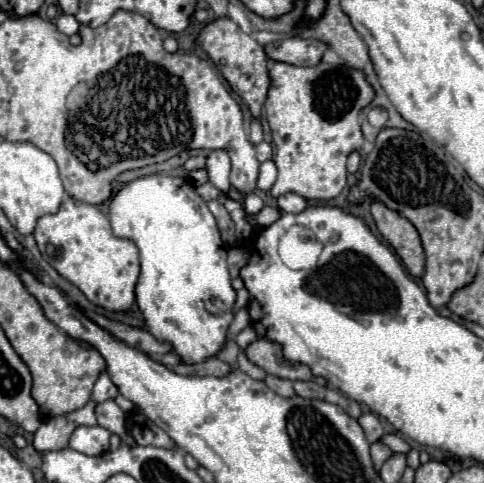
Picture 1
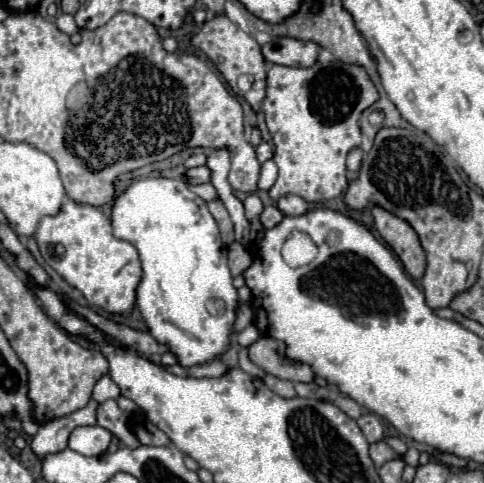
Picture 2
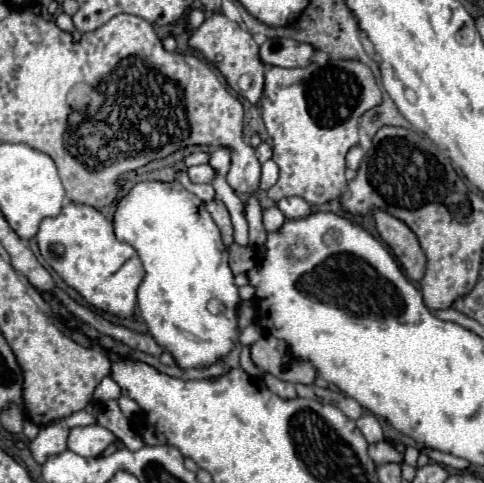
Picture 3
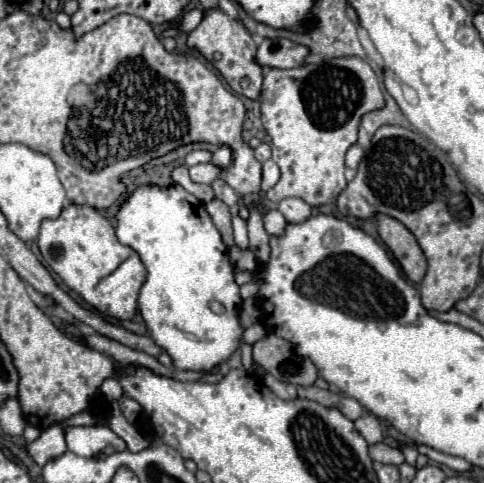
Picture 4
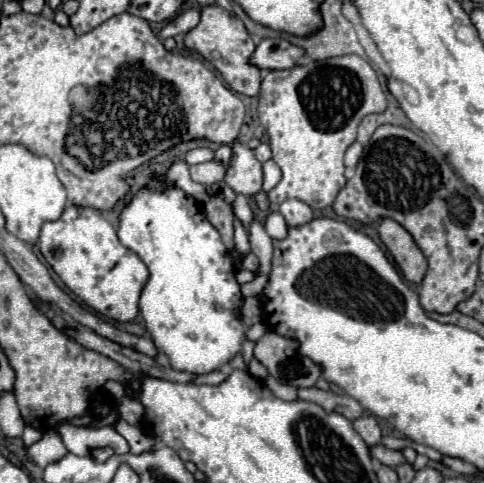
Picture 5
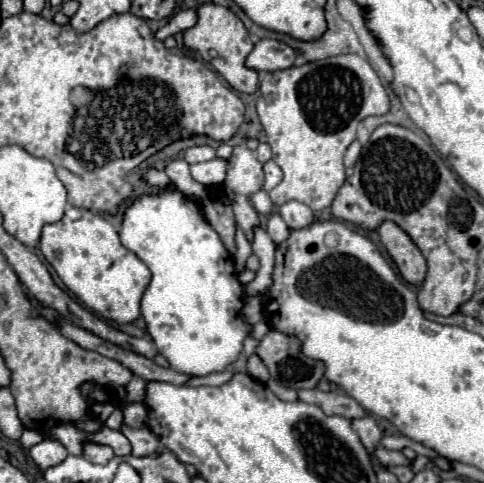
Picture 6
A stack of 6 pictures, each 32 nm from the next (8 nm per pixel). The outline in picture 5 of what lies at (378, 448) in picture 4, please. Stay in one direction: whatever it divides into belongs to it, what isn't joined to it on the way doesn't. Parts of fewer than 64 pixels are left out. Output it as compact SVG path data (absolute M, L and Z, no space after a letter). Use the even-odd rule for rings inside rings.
M376 444L374 448L370 448L370 456L372 458L376 458L378 462L382 462L384 466L400 466L400 464L404 464L406 462L406 458L402 456L402 452L398 452L398 450L390 450L390 448L386 448L386 446L382 446L382 444Z

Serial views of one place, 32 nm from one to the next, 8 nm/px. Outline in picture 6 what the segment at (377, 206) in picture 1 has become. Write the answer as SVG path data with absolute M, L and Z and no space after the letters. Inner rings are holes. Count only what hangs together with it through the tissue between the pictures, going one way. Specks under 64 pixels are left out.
M384 222L378 234L380 234L380 242L392 256L394 264L398 266L400 276L408 284L420 286L426 278L426 260L420 254L420 250L414 246L410 236L394 222Z

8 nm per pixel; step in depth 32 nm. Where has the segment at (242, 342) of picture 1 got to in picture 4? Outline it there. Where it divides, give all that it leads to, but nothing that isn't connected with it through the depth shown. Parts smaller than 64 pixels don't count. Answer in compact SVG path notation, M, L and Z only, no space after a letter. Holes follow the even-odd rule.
M252 324L252 326L246 328L246 332L244 332L244 342L254 344L254 342L260 340L264 334L266 334L266 328L264 328L262 324Z

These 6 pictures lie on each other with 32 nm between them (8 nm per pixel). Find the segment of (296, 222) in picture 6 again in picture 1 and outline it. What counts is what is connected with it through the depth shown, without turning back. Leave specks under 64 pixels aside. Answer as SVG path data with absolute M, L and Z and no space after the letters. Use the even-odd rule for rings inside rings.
M284 194L284 196L278 198L278 208L282 212L296 214L296 212L302 212L306 206L308 206L308 202L302 196L298 196L298 194Z

